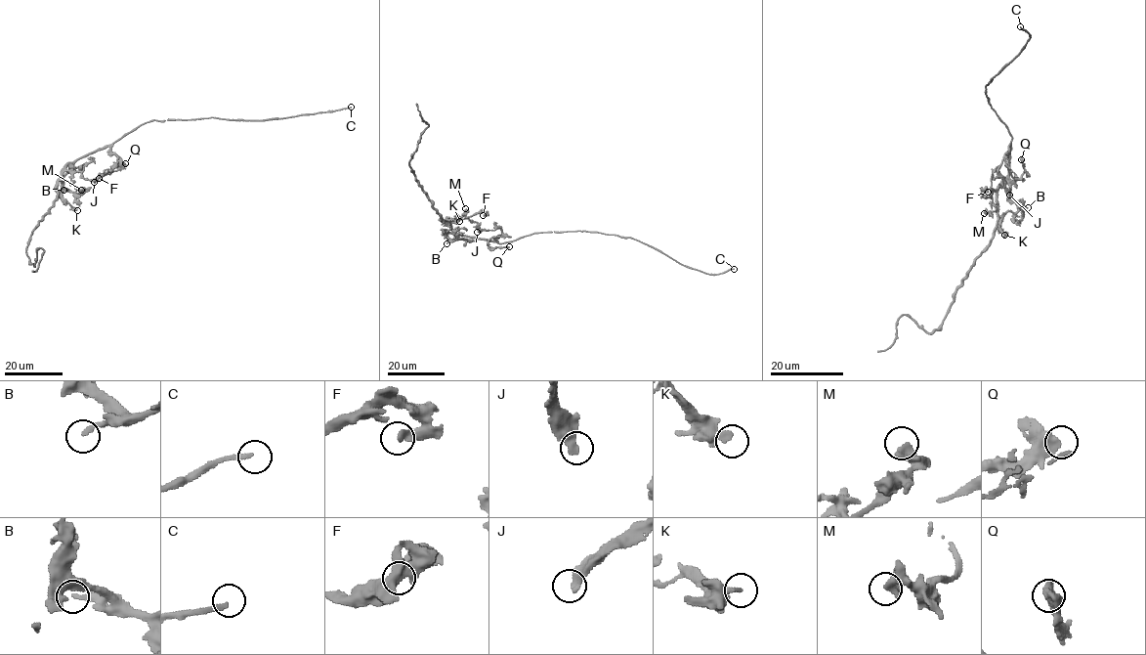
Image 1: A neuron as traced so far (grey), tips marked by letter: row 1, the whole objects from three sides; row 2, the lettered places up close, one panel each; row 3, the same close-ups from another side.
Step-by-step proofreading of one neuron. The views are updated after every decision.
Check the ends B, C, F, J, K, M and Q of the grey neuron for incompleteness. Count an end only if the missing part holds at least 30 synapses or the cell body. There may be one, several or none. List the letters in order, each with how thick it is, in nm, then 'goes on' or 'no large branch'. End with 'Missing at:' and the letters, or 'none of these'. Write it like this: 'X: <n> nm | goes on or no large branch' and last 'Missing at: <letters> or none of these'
B: 180 nm | no large branch
C: 190 nm | goes on
F: 280 nm | no large branch
J: 440 nm | no large branch
K: 320 nm | no large branch
M: 500 nm | no large branch
Q: 550 nm | no large branch
Missing at: C

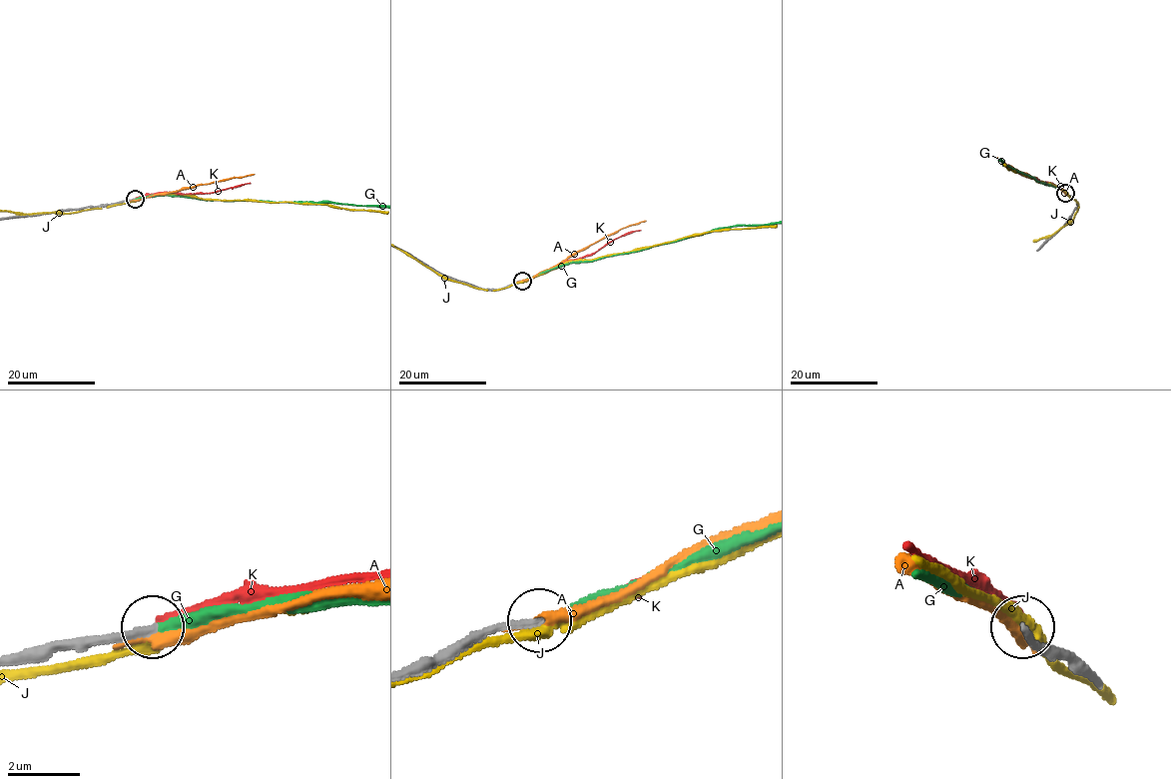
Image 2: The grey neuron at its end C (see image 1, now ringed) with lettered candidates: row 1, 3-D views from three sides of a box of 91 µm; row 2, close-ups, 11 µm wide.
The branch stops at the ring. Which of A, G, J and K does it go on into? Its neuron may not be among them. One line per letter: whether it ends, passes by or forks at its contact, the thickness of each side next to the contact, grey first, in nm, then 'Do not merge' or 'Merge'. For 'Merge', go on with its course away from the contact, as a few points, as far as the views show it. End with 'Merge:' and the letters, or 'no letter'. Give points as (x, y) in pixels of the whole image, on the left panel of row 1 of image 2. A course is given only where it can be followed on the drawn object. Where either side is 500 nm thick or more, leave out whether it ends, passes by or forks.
A: It ends there. Thickness 260 nm (grey) against 300 nm. Do not merge
G: It ends there. Thickness 240 nm (grey) against 220 nm. Merge
J: It passes by. Thickness 240 nm (grey) against 300 nm. Do not merge
K: It ends there. Thickness 200 nm (grey) against 170 nm. Do not merge
Merge: G

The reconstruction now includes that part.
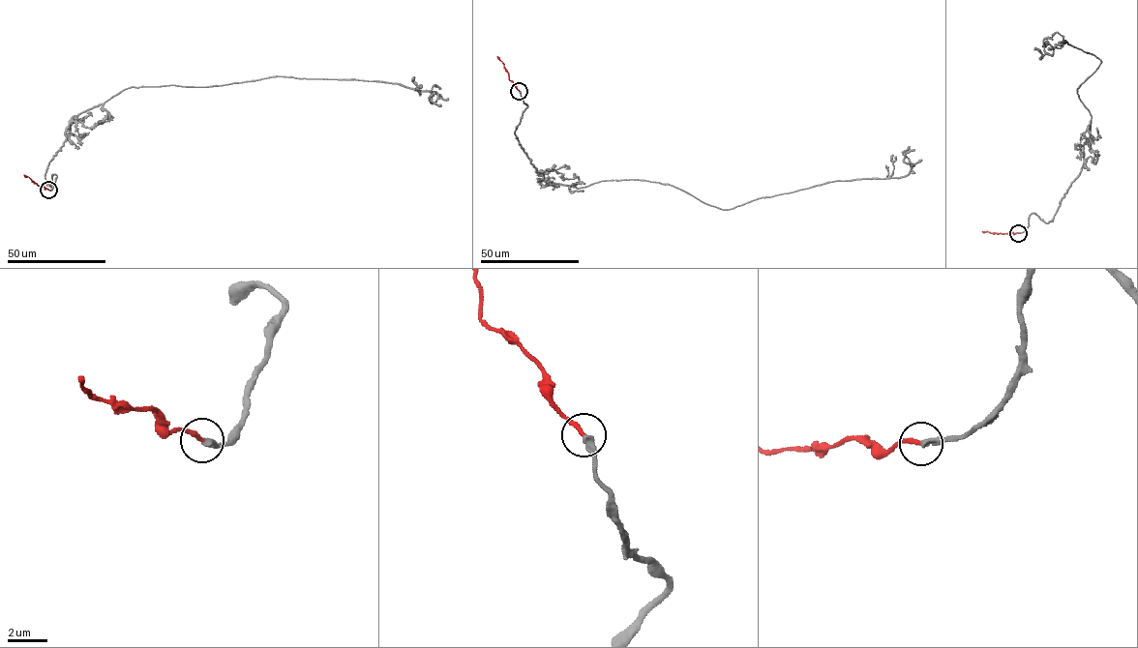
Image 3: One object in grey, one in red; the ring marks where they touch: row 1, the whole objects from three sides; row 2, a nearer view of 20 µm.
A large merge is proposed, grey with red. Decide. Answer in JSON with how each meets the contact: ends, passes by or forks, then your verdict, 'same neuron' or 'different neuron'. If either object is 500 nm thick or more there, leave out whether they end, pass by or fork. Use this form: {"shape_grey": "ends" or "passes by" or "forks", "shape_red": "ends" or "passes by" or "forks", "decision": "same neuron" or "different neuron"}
{"shape_grey": "ends", "shape_red": "ends", "decision": "same neuron"}

